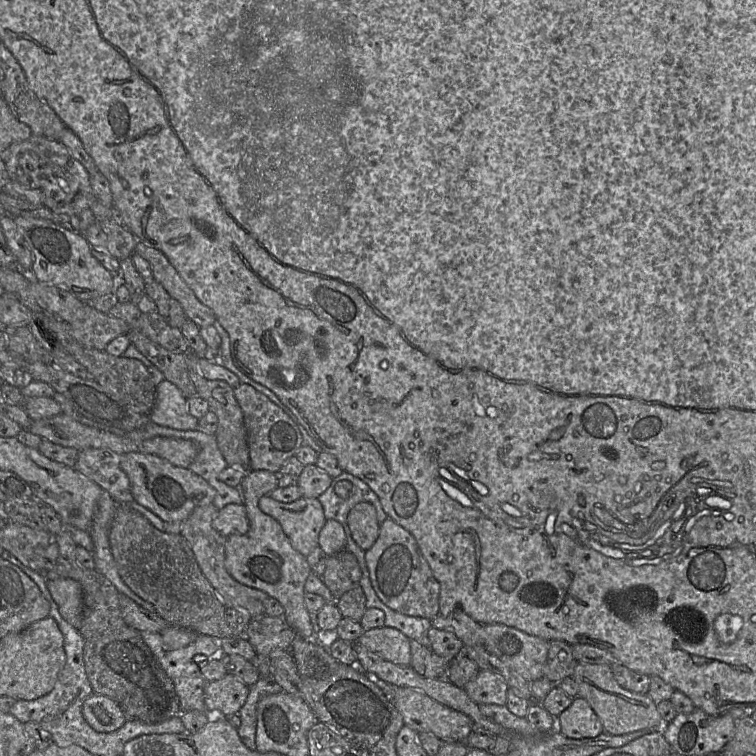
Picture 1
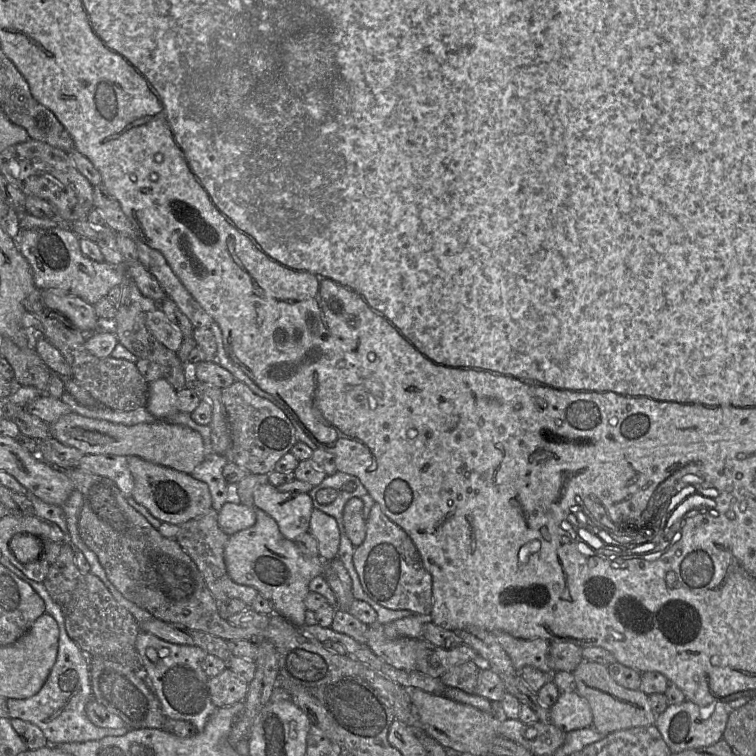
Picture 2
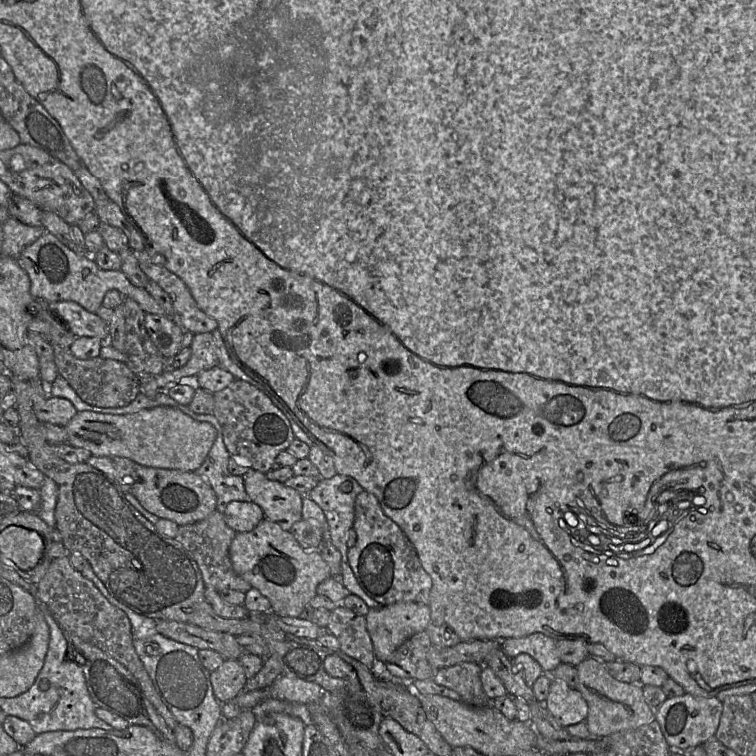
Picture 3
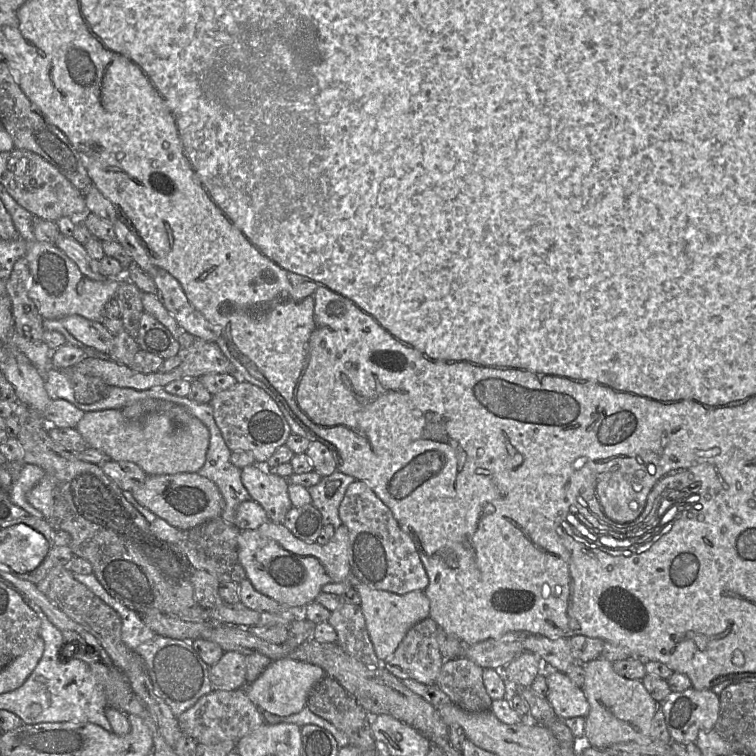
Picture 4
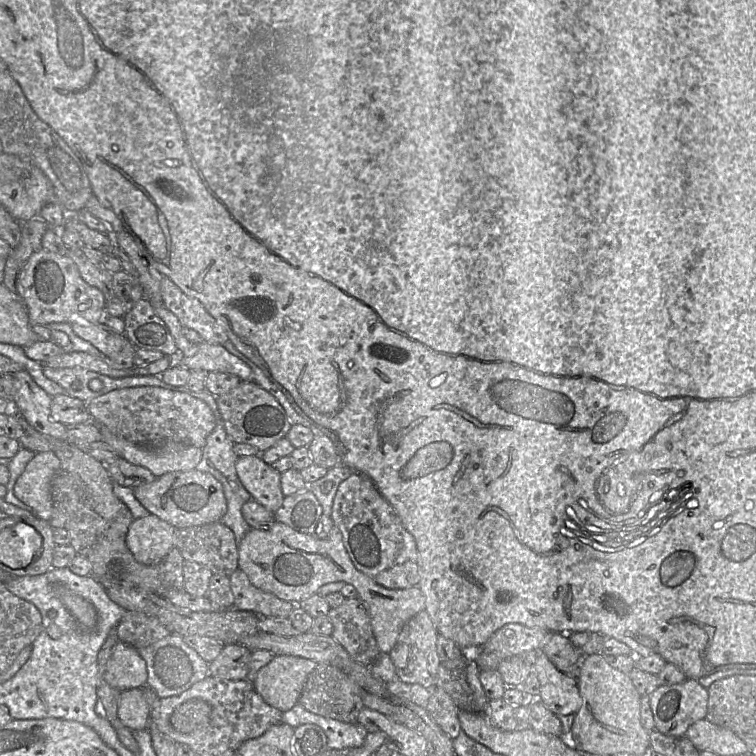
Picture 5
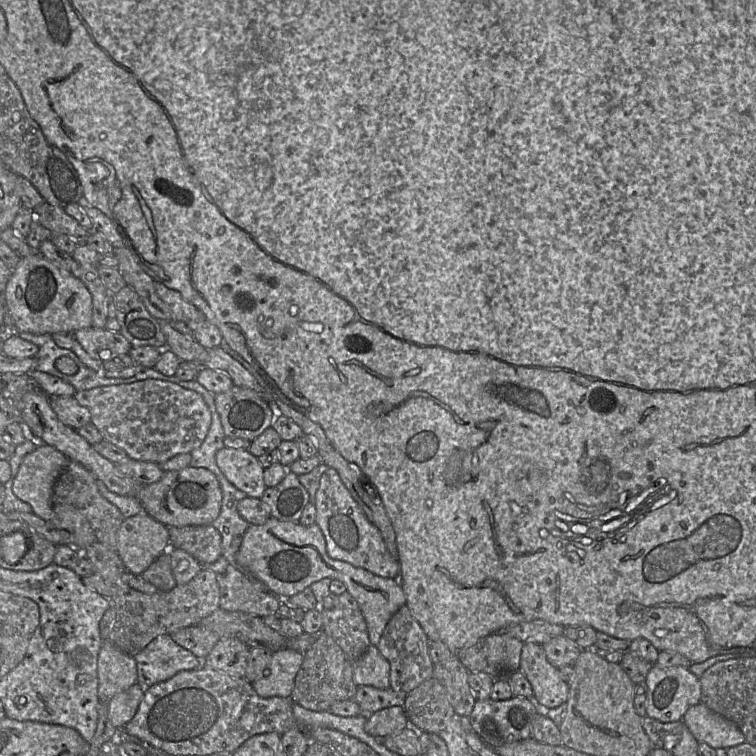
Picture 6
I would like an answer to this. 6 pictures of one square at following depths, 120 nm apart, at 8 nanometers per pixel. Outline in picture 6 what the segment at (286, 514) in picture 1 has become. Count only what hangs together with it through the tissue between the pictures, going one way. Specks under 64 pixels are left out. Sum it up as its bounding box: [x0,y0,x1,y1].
[215,447,267,499]

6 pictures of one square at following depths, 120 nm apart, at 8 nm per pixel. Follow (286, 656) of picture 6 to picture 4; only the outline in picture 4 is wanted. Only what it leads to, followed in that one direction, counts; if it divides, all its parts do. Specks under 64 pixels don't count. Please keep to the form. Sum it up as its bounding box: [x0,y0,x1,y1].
[245,658,325,716]

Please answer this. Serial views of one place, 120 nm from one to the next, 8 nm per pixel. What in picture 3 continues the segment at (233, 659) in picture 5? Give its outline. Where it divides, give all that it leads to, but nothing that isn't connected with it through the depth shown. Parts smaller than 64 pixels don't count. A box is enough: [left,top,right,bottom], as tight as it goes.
[210,660,247,704]

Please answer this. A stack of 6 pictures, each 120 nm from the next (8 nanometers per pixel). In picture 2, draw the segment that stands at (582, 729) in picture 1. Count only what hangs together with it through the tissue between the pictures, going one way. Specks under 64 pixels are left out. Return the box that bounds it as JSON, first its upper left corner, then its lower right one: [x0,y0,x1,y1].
[550,691,593,733]

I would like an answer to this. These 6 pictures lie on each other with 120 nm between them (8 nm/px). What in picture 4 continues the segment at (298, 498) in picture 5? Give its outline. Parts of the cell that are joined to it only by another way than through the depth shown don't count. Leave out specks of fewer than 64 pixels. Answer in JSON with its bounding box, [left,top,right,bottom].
[282,503,323,543]

